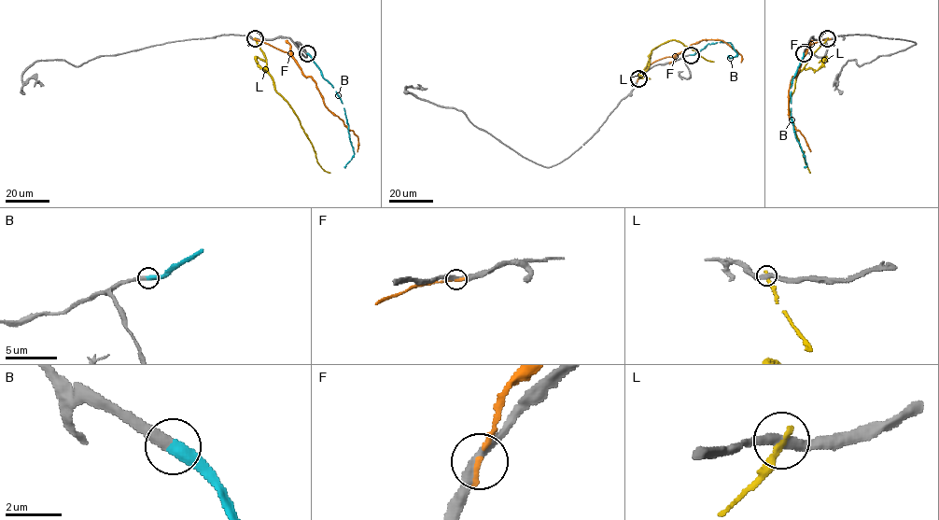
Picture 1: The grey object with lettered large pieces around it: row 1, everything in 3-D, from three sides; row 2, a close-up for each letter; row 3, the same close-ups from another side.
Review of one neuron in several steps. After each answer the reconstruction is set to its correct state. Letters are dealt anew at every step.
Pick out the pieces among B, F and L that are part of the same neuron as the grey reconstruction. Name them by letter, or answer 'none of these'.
B

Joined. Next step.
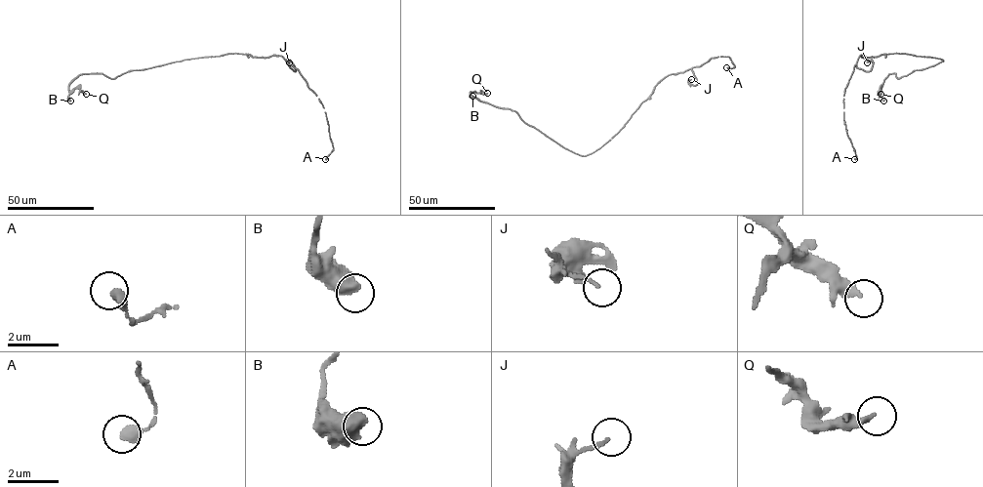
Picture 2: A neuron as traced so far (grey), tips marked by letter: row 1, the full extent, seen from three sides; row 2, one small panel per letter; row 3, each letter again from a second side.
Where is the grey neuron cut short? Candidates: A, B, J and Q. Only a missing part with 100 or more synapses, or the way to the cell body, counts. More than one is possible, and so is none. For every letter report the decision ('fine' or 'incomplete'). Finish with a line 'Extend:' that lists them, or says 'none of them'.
A: fine
B: fine
J: fine
Q: fine
Extend: none of them

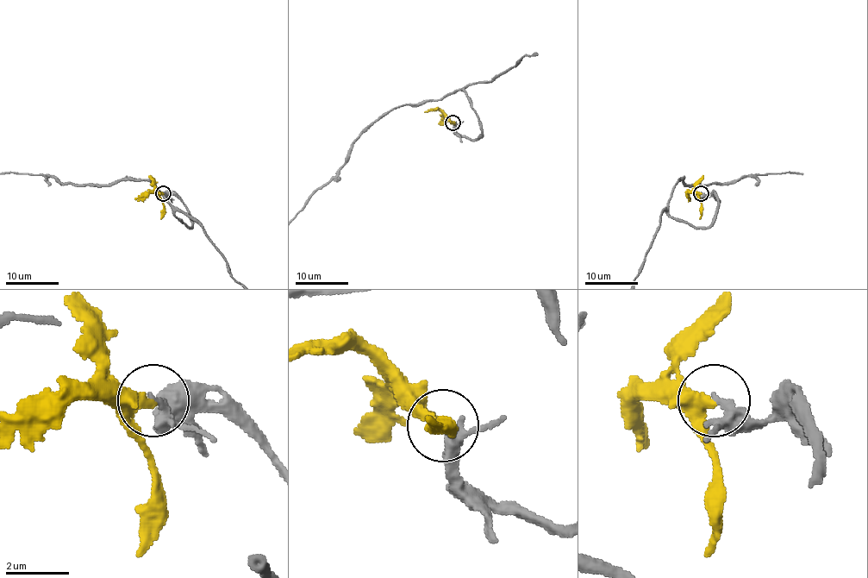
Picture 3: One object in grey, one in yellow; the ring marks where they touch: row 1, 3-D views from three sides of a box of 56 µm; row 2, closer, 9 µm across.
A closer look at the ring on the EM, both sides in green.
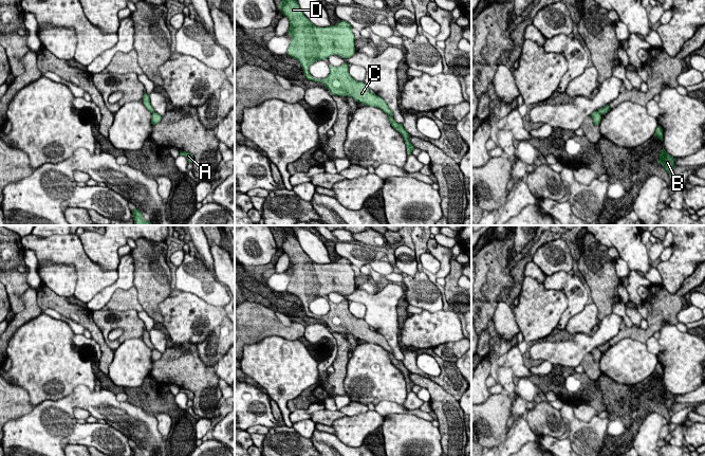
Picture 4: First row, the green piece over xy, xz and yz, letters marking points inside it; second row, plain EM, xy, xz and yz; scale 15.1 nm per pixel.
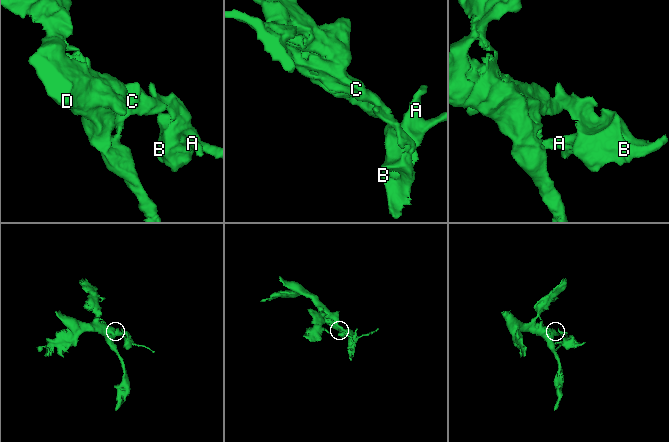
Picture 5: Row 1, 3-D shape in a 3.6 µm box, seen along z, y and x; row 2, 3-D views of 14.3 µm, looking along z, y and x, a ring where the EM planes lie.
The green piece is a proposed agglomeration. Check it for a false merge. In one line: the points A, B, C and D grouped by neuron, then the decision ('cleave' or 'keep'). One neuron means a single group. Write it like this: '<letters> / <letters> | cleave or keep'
A B / C D | cleave

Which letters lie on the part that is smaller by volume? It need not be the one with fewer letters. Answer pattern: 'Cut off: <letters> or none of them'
Cut off: A, B

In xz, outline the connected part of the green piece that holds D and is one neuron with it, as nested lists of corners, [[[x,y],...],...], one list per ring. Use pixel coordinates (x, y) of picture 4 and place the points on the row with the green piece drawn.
[[[282,0],[279,8],[290,20],[286,34],[292,38],[287,54],[300,62],[307,79],[322,83],[333,95],[352,96],[358,103],[377,107],[393,116],[382,97],[371,93],[363,81],[350,75],[348,63],[330,66],[330,74],[322,79],[316,79],[310,74],[310,66],[317,60],[326,60],[332,55],[350,58],[355,54],[355,37],[348,22],[341,20],[335,25],[318,28],[304,16],[297,0]]]

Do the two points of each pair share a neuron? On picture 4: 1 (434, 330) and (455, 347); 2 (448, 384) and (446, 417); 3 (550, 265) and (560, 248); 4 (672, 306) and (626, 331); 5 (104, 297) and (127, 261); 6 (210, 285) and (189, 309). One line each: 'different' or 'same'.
1: different
2: different
3: same
4: same
5: same
6: different

